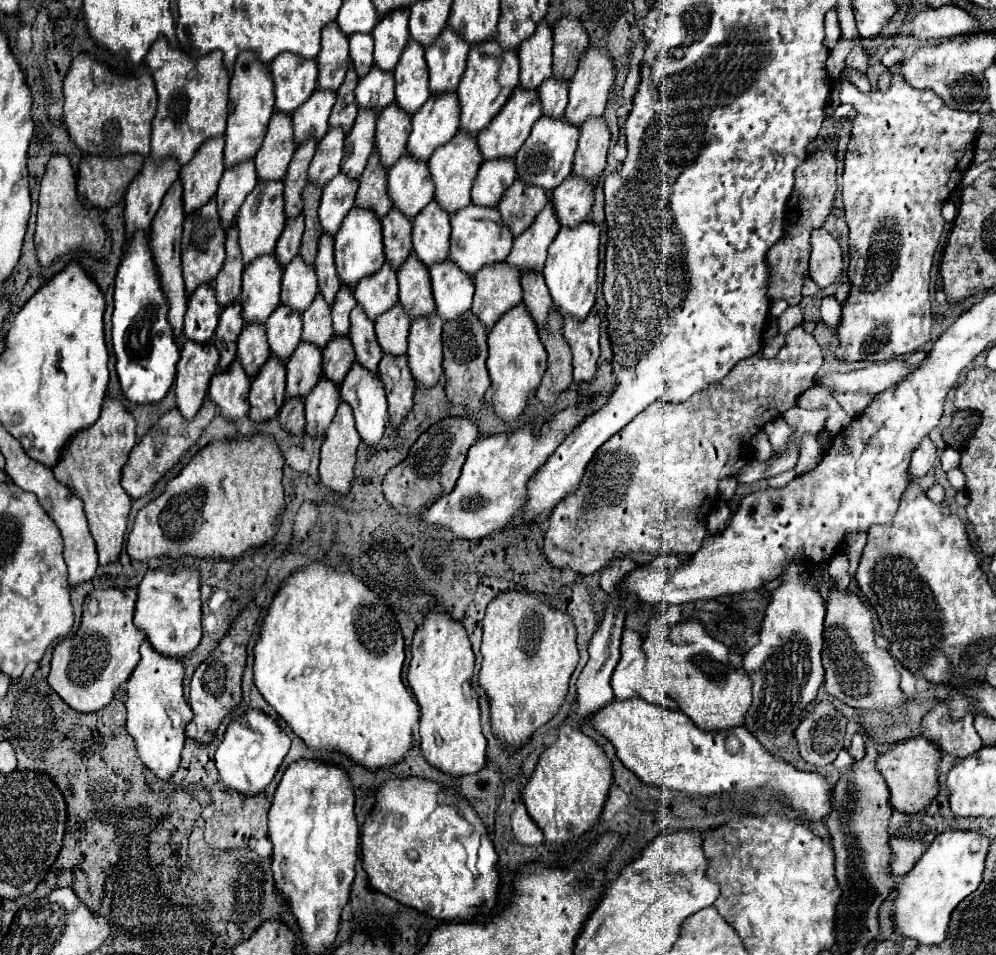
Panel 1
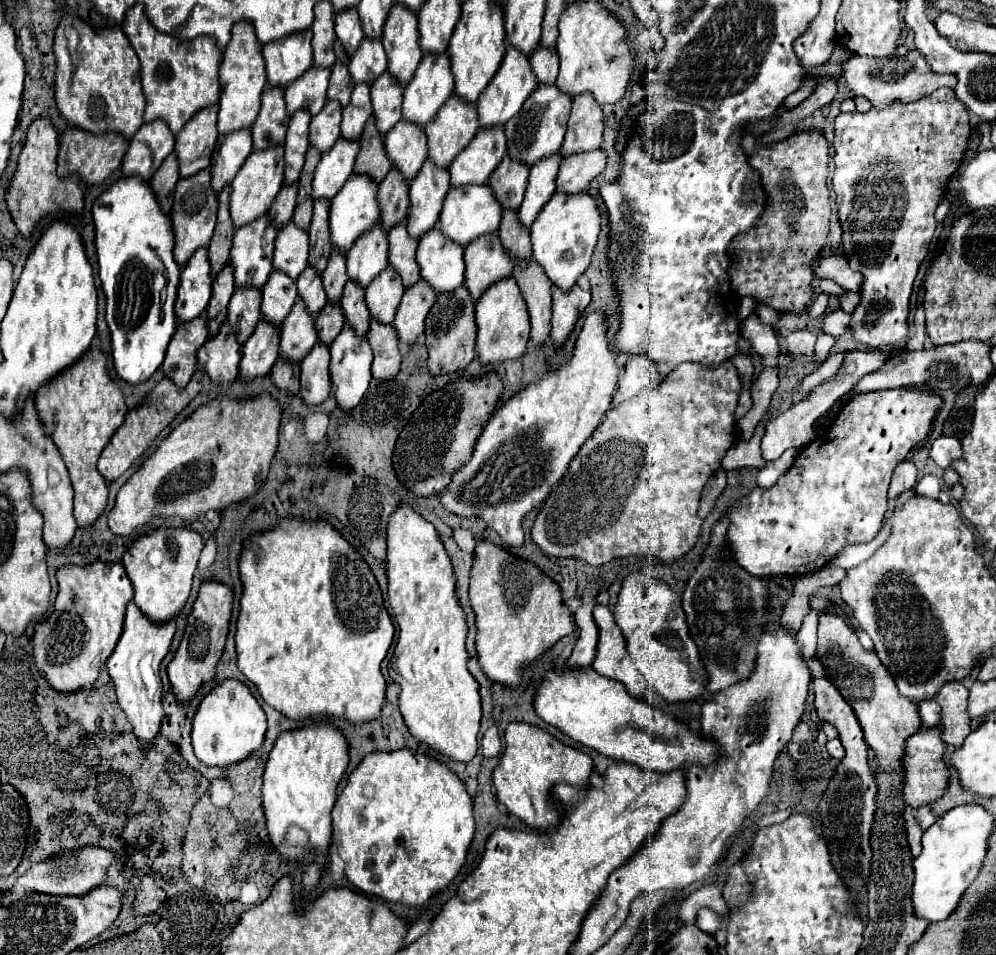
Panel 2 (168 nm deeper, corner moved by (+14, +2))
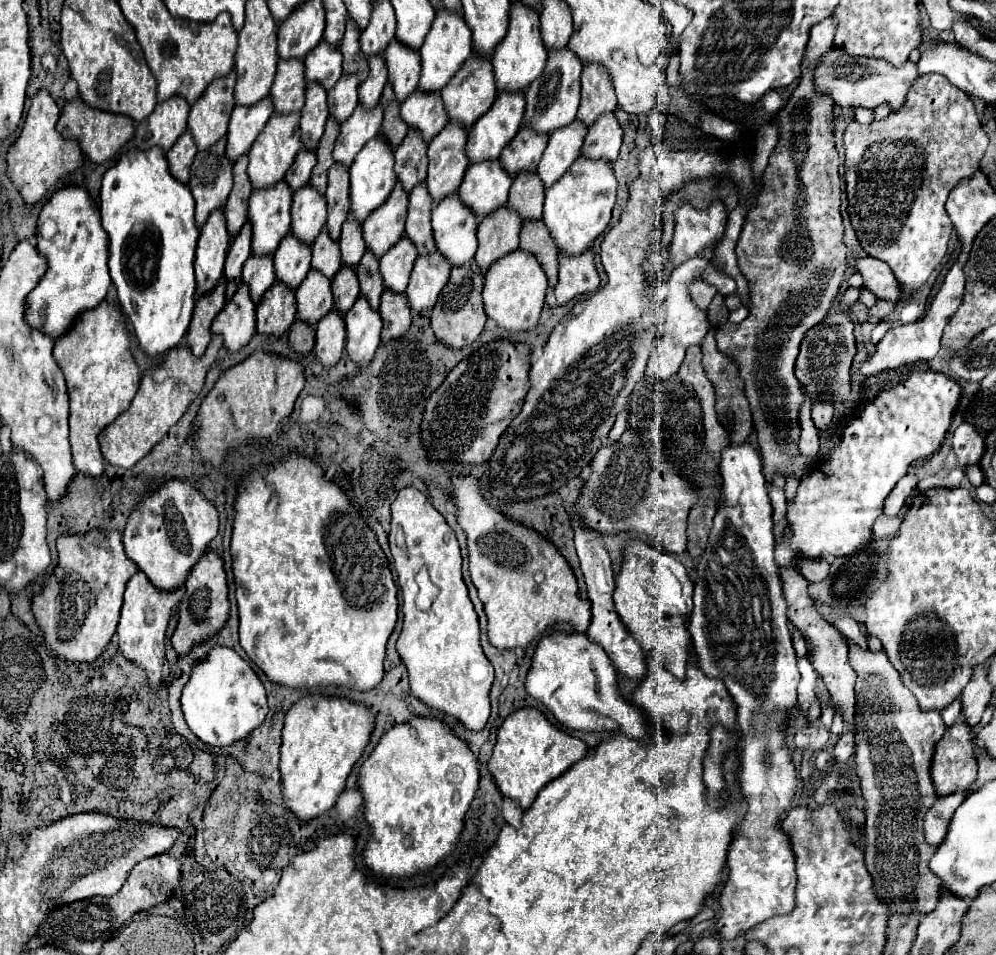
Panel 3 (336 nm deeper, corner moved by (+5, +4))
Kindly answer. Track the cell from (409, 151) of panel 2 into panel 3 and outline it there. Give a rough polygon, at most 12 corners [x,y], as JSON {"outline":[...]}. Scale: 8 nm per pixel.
{"outline":[[439,93],[401,103],[401,117],[431,141],[447,123]]}

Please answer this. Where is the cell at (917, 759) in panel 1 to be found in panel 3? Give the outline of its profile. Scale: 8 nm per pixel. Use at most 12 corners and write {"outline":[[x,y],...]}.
{"outline":[[961,715],[937,743],[931,777],[941,797],[977,779],[971,725]]}

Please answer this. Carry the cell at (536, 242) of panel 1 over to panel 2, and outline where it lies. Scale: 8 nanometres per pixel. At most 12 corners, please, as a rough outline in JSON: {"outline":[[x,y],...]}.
{"outline":[[562,155],[542,159],[530,169],[524,203],[518,211],[522,227],[556,191],[554,179]]}

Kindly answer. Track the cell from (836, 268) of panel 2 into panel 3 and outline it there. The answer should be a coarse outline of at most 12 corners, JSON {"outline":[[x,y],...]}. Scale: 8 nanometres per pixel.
{"outline":[[875,257],[857,259],[855,269],[879,299],[897,303],[899,281]]}

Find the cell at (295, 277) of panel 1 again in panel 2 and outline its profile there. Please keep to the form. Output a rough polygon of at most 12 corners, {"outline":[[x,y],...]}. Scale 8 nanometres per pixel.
{"outline":[[278,231],[272,265],[294,281],[308,267],[308,231]]}

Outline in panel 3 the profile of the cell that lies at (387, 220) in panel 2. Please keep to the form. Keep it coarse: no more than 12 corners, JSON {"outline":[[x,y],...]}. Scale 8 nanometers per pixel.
{"outline":[[415,129],[395,151],[407,191],[427,177],[427,143]]}

